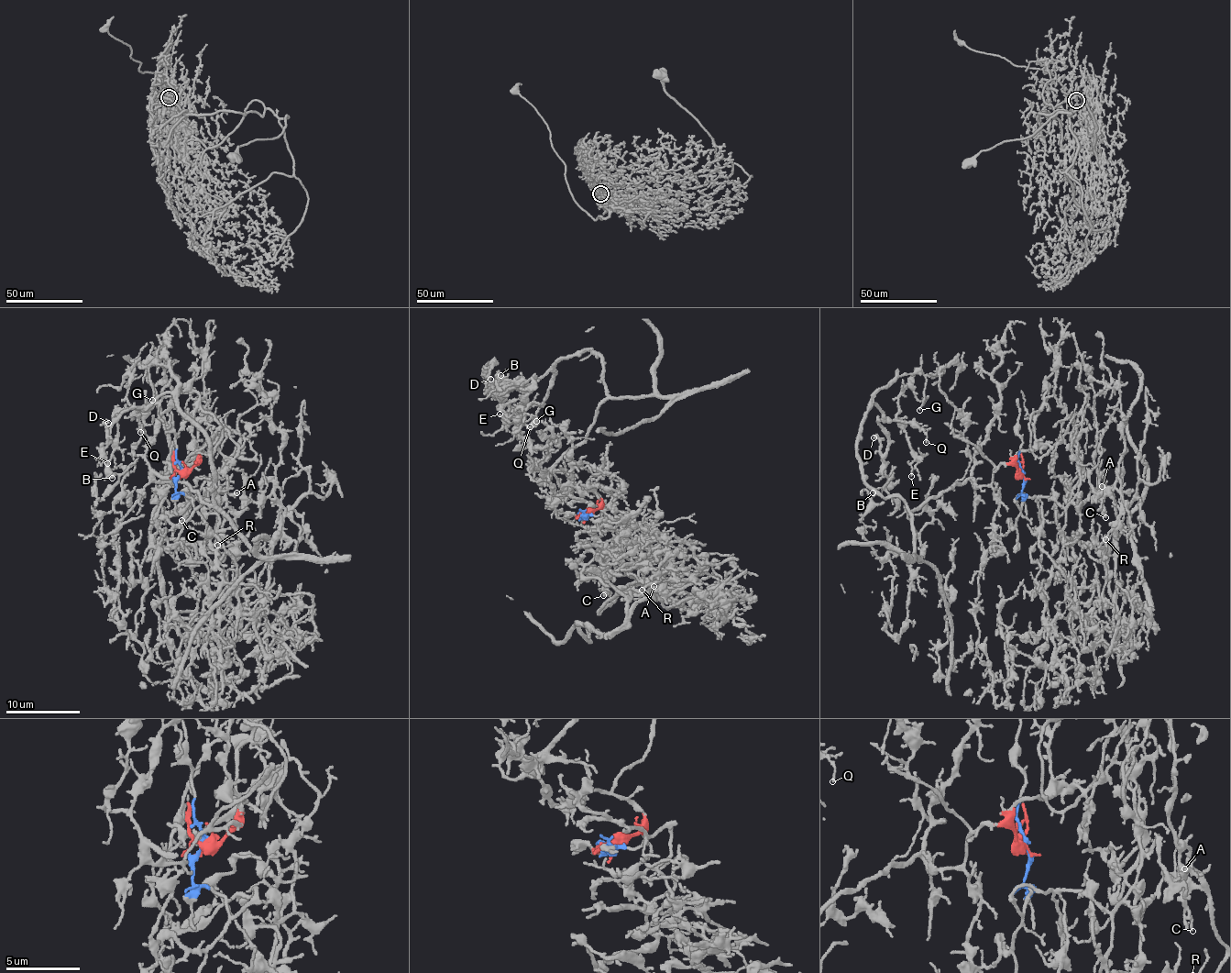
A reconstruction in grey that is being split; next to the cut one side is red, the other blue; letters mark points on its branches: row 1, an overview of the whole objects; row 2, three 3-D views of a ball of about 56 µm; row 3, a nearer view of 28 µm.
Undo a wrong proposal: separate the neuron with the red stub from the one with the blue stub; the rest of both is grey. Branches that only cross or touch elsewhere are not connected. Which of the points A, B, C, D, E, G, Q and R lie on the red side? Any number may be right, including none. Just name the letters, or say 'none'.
B, D, E, G, Q

